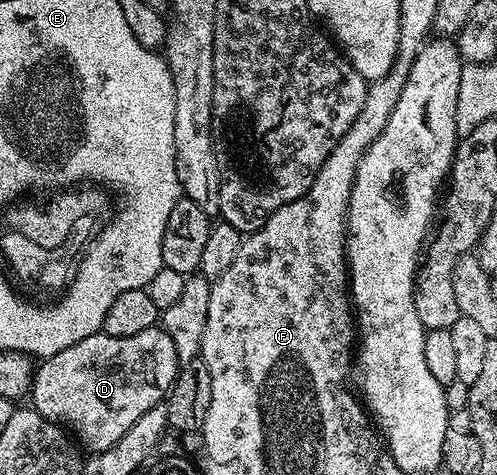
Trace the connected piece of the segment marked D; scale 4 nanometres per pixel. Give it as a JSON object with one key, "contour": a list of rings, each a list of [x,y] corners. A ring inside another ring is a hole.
{"contour":[[[160,325],[147,328],[147,332],[139,332],[136,336],[122,338],[104,332],[92,334],[87,336],[87,340],[79,340],[79,344],[63,348],[63,352],[40,363],[33,377],[31,406],[47,420],[60,423],[62,427],[72,431],[79,442],[81,437],[80,445],[86,451],[109,450],[117,443],[119,436],[123,436],[123,432],[127,432],[127,428],[131,428],[131,424],[135,424],[135,420],[143,416],[143,412],[162,405],[177,379],[178,369],[175,343]]]}

